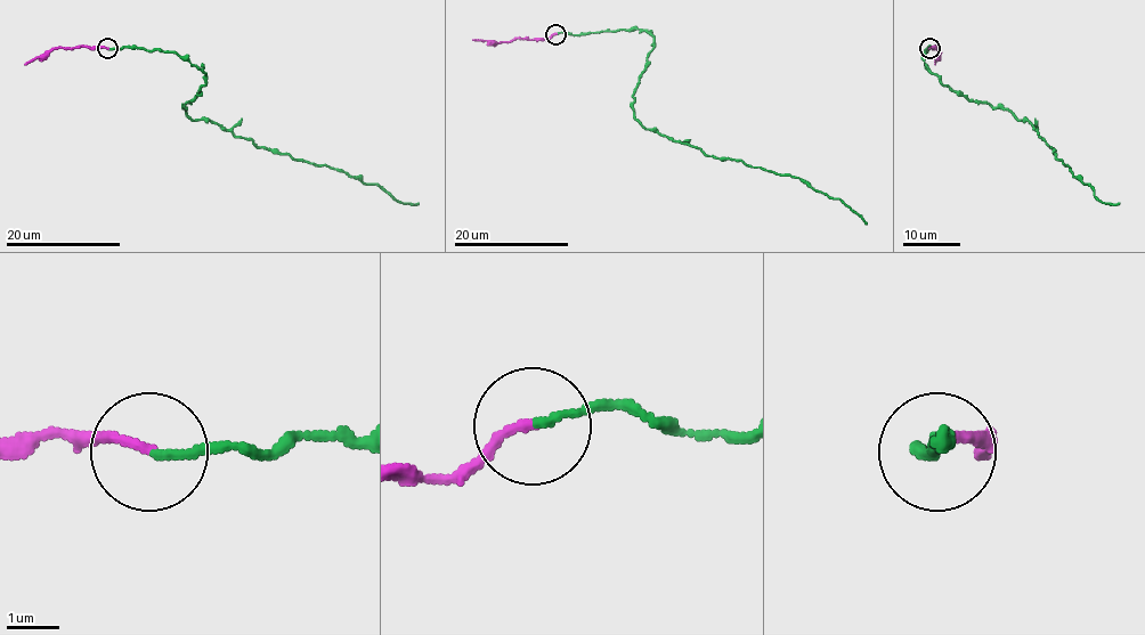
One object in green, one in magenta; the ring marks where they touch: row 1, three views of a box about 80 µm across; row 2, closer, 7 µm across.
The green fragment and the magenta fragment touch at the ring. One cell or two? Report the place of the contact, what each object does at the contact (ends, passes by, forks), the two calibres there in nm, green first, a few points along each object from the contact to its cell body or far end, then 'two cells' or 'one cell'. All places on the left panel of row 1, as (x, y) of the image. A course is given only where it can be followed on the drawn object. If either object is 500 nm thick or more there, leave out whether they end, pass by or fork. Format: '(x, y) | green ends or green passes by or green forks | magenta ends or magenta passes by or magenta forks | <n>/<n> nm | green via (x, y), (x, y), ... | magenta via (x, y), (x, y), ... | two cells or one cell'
(107, 48) | green ends | magenta ends | 140/170 nm | green via (107, 49), (175, 51), (205, 73), (185, 105), (194, 120), (208, 119), (259, 147), (341, 169), (417, 203) | magenta via (107, 49), (53, 48), (25, 65) | two cells

